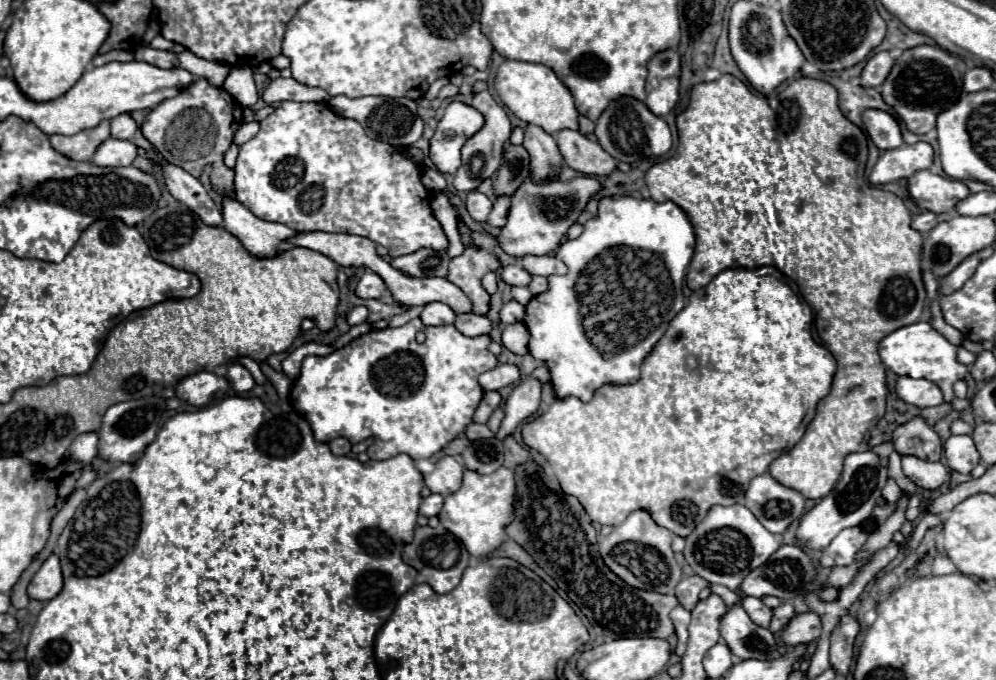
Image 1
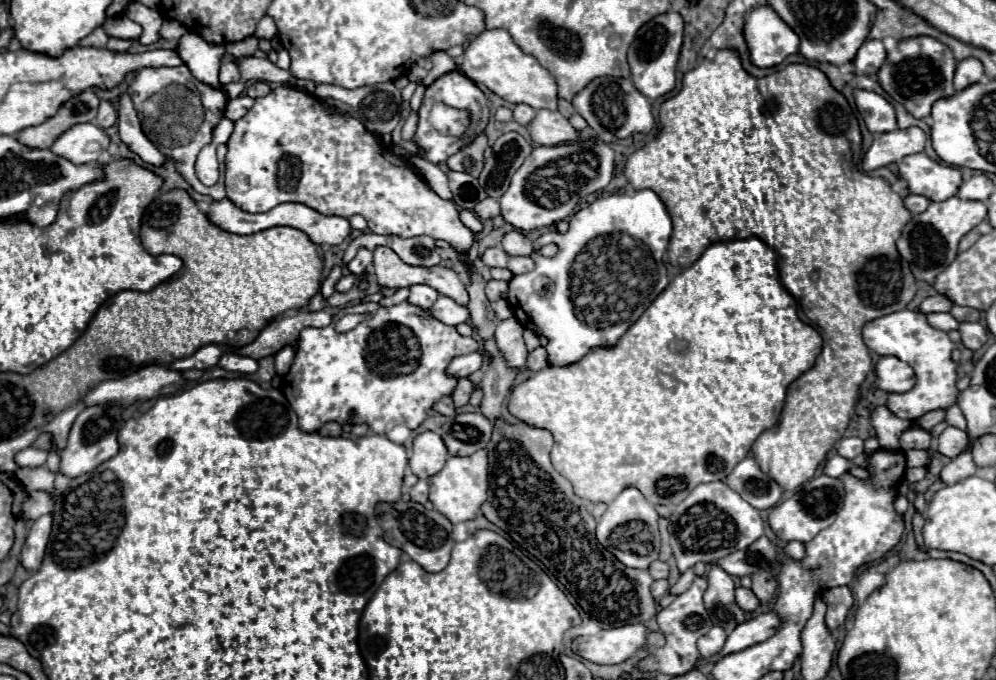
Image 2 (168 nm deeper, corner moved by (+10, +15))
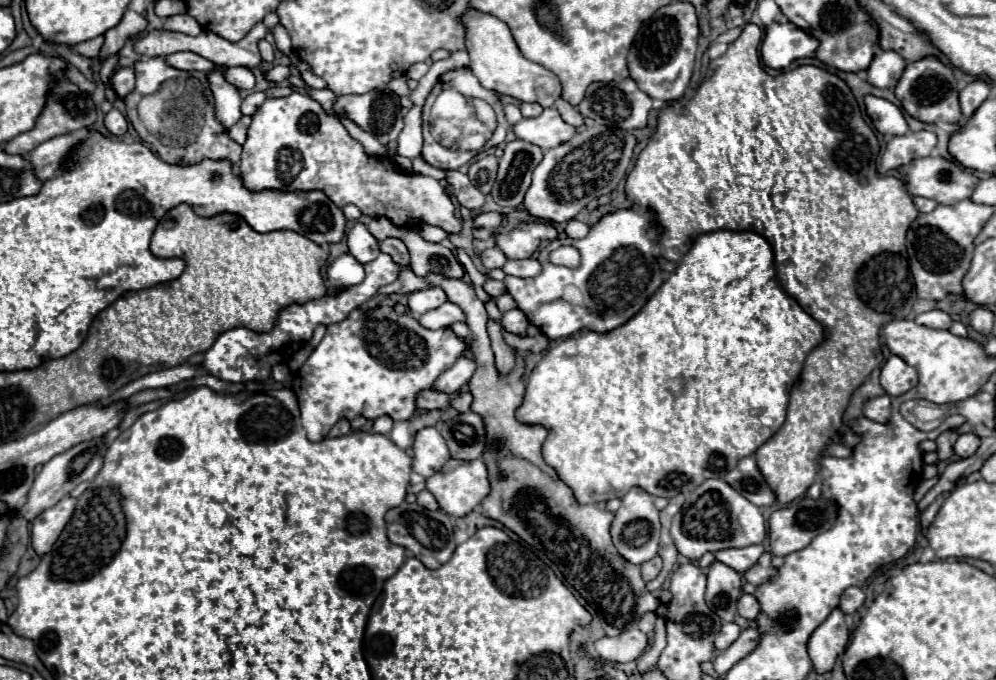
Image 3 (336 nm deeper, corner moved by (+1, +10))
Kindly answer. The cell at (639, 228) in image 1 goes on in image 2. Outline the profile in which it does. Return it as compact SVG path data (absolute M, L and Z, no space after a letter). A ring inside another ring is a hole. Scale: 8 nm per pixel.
M653 190L601 196L591 206L579 210L573 216L571 226L565 234L549 230L535 240L535 250L531 254L535 268L509 280L507 302L509 306L513 306L517 320L525 328L531 328L537 336L545 336L549 340L545 348L551 364L573 364L595 346L615 344L627 332L627 328L637 322L637 318L647 310L647 306L657 298L657 294L665 290L669 280L663 256L667 252L669 238L671 218ZM549 242L559 244L559 254L555 258L539 256L539 248Z

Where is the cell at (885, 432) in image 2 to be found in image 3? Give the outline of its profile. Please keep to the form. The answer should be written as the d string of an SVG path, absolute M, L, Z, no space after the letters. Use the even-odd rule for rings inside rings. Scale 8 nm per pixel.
M882 395L882 397L876 397L876 399L870 399L864 403L864 417L876 421L876 423L888 423L890 421L890 405L892 405L892 399L888 395Z

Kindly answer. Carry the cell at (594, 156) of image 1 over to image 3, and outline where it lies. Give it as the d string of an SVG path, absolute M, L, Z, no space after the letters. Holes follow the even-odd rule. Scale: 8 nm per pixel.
M550 107L550 109L544 109L540 117L522 119L520 123L516 123L514 133L518 139L534 143L546 151L562 143L568 143L576 135L576 129L564 123L560 113L554 107Z

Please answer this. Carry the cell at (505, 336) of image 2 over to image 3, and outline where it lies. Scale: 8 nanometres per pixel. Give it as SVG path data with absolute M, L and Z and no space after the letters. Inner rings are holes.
M512 309L506 311L502 317L502 327L508 333L514 333L518 337L526 337L526 329L528 329L528 319L524 317L524 313L520 309Z

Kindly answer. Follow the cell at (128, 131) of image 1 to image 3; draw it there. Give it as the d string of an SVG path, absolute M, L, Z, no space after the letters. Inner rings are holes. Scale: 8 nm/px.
M112 107L112 109L106 113L104 123L106 123L106 129L108 129L112 135L116 135L116 137L124 135L126 129L128 129L128 121L126 121L126 117L124 117L116 107Z

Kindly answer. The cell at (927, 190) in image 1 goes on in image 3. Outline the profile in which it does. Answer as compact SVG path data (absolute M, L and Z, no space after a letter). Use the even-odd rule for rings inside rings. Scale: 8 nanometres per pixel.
M924 157L908 165L906 185L910 195L934 199L940 205L954 205L972 195L978 177L954 161L942 157Z

